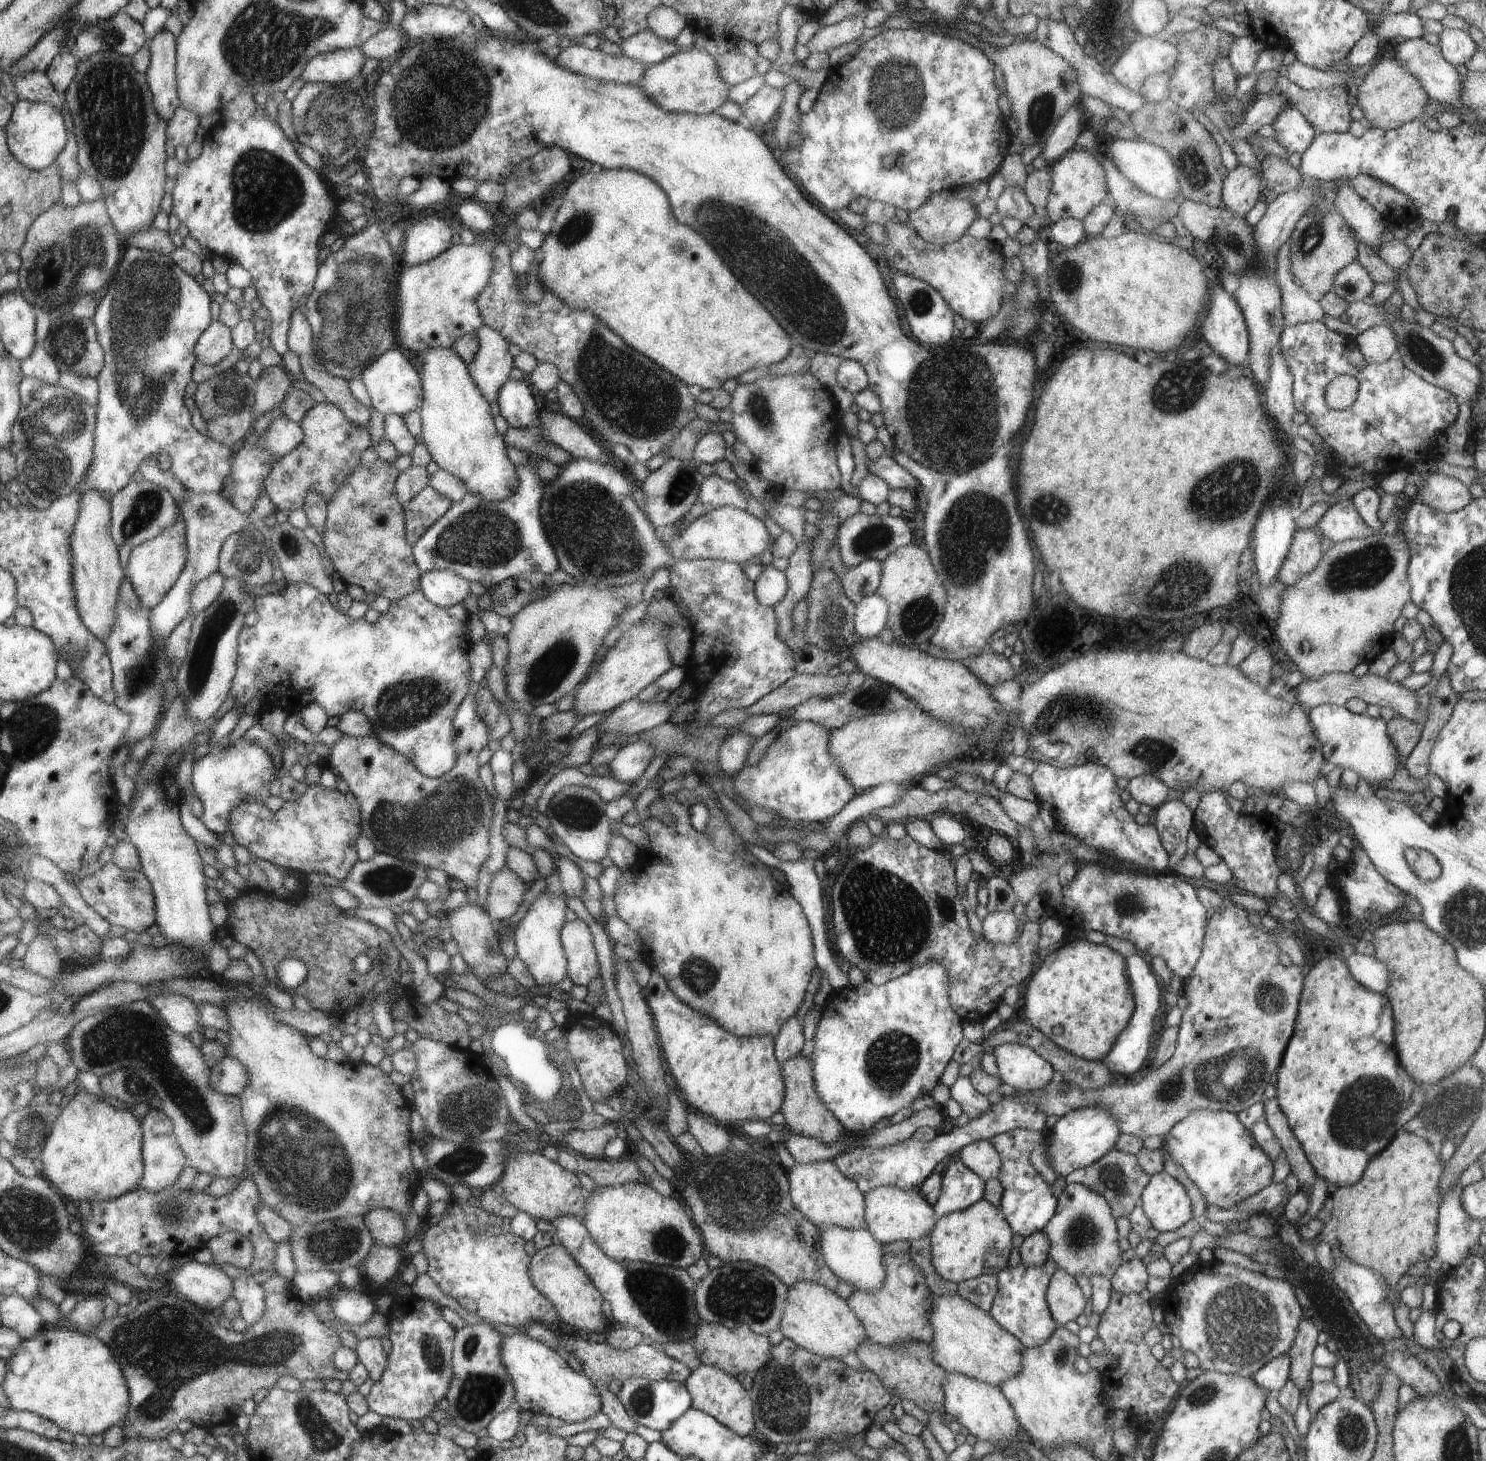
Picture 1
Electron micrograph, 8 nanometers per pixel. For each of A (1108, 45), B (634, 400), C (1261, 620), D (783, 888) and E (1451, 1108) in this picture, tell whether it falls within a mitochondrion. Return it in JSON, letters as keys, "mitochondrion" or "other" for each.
{"A":"other","B":"mitochondrion","C":"other","D":"other","E":"mitochondrion"}

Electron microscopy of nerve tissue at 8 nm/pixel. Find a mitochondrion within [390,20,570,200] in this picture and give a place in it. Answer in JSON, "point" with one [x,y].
{"point":[530,175]}

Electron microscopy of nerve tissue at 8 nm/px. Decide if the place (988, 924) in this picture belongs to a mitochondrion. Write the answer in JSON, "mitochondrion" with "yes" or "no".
{"mitochondrion":"no"}

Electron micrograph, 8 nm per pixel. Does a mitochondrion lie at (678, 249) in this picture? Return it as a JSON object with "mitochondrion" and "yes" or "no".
{"mitochondrion":"yes"}

